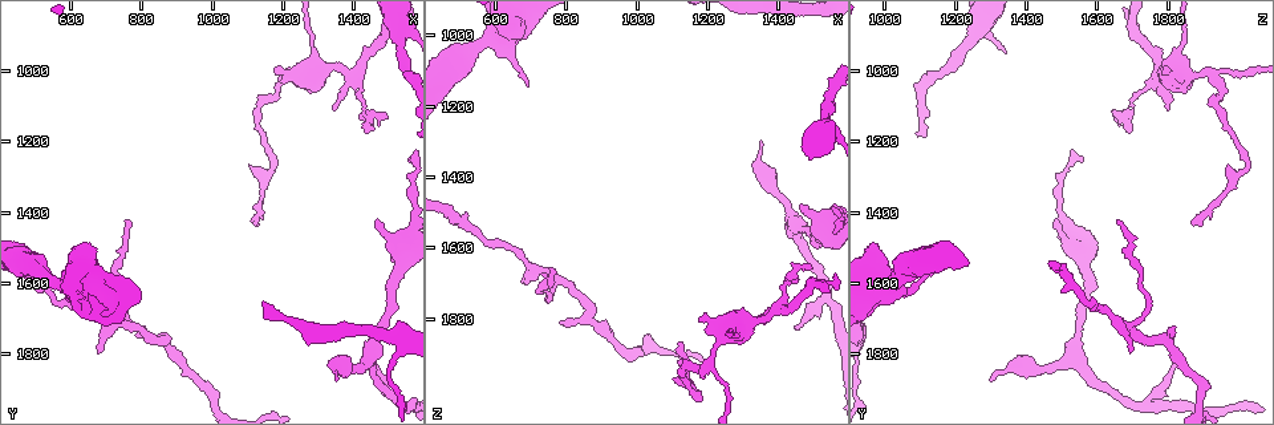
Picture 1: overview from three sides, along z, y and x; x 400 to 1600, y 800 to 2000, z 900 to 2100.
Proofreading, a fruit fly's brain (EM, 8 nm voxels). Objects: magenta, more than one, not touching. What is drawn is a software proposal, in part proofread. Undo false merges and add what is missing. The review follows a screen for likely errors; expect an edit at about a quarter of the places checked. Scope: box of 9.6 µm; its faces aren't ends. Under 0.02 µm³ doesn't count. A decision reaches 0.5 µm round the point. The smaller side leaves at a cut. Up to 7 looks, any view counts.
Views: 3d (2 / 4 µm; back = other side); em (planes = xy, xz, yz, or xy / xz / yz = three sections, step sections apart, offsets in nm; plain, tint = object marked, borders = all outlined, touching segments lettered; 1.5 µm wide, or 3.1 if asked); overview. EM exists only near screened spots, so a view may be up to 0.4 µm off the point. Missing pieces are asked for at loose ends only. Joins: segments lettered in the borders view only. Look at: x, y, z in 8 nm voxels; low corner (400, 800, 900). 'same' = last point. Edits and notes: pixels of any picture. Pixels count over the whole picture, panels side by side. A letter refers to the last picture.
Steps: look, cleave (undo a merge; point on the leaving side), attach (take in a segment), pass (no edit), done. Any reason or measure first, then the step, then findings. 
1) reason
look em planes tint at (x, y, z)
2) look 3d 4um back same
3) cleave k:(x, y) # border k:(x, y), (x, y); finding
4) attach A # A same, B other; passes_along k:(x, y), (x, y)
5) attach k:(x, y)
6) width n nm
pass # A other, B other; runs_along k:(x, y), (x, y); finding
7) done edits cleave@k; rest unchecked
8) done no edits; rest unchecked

an open end
look 3d 2um at (1350, 1880, 1300)

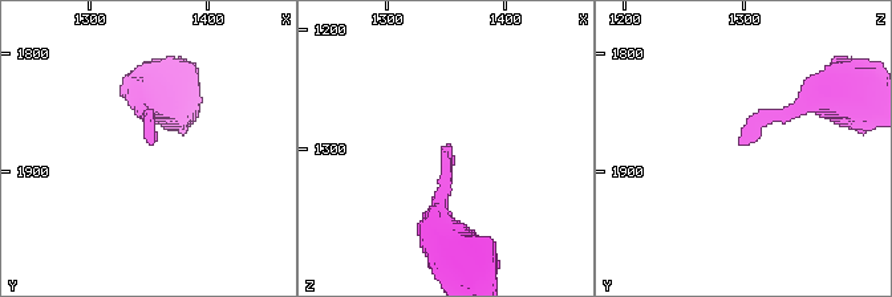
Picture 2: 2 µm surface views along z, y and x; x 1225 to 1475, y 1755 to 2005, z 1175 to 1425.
need the tissue
look em xz step 4 borders at (1350, 1876, 1300)

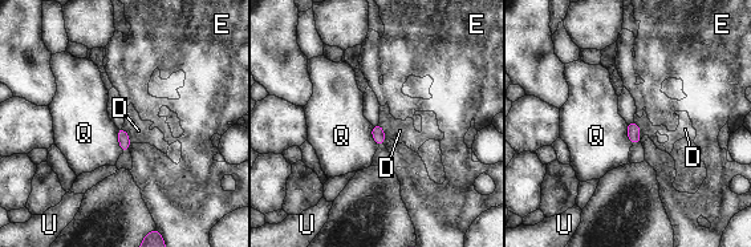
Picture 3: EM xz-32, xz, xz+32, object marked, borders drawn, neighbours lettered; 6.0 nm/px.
look em planes borders same

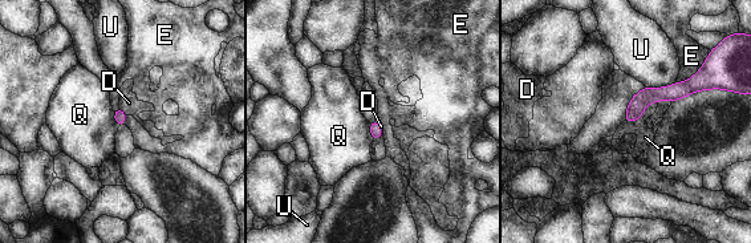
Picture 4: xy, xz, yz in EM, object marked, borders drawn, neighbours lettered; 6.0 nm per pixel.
longest_contact Q 260 nm
pass # D other, E other, Q other, U other; no lettered segment goes on from it

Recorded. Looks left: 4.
branch stops here
look em planes borders at (680, 1800, 1700)

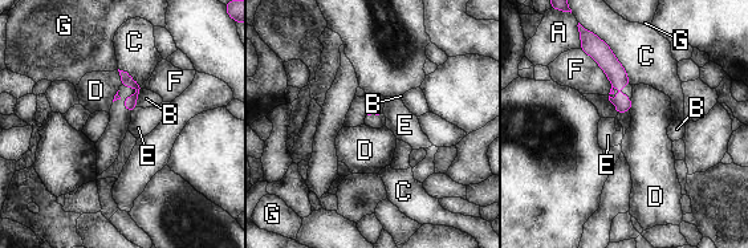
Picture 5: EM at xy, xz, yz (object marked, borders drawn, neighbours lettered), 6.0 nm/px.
pass # A other, B other, C other, D other, E other, F other, G other; border 5:(117, 69), (121, 85); none of them fits

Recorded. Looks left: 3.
thin end
look em planes borders at (1350, 1110, 1800)

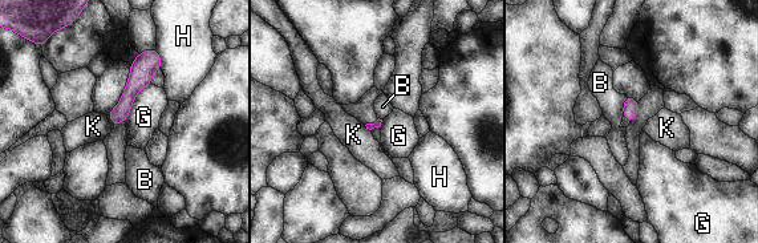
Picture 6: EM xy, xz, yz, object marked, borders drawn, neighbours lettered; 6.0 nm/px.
longest_contact G 280 nm
pass # B other, G other, H other, K other; none of them fits

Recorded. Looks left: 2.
done no edits; rest unchecked

